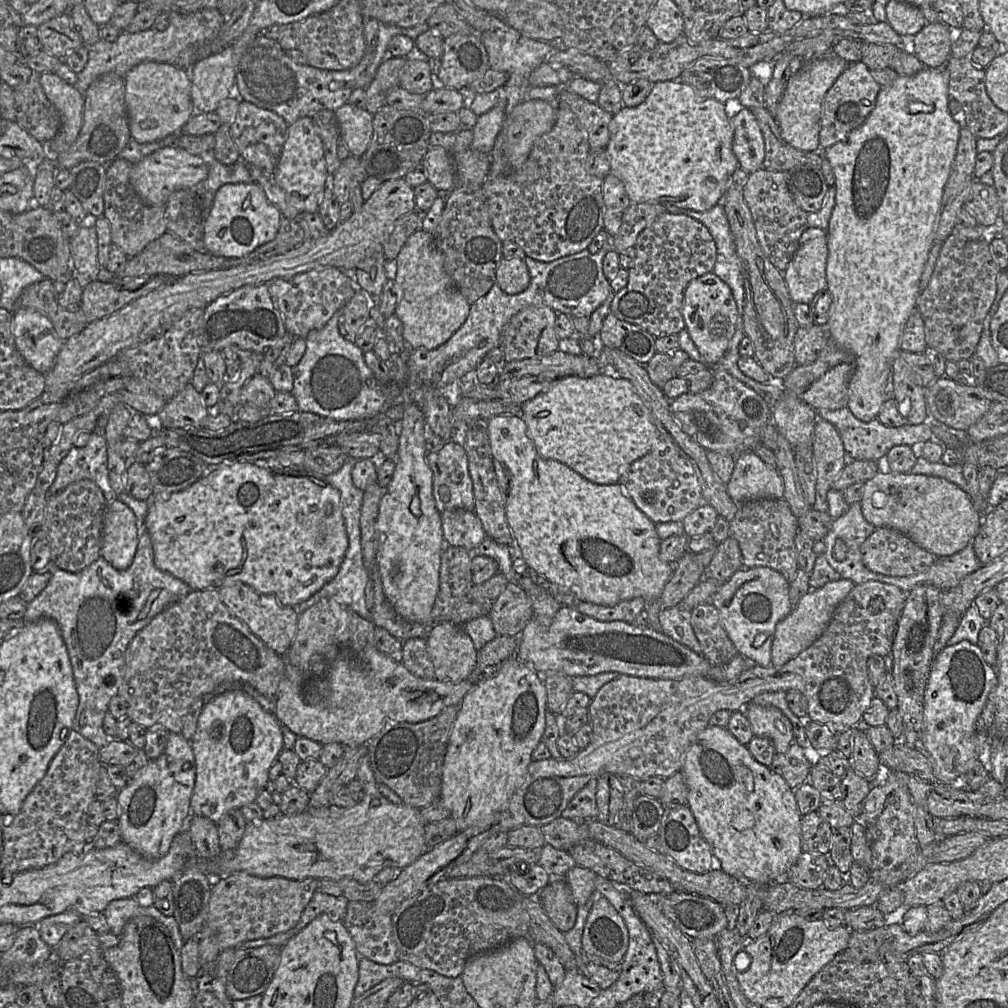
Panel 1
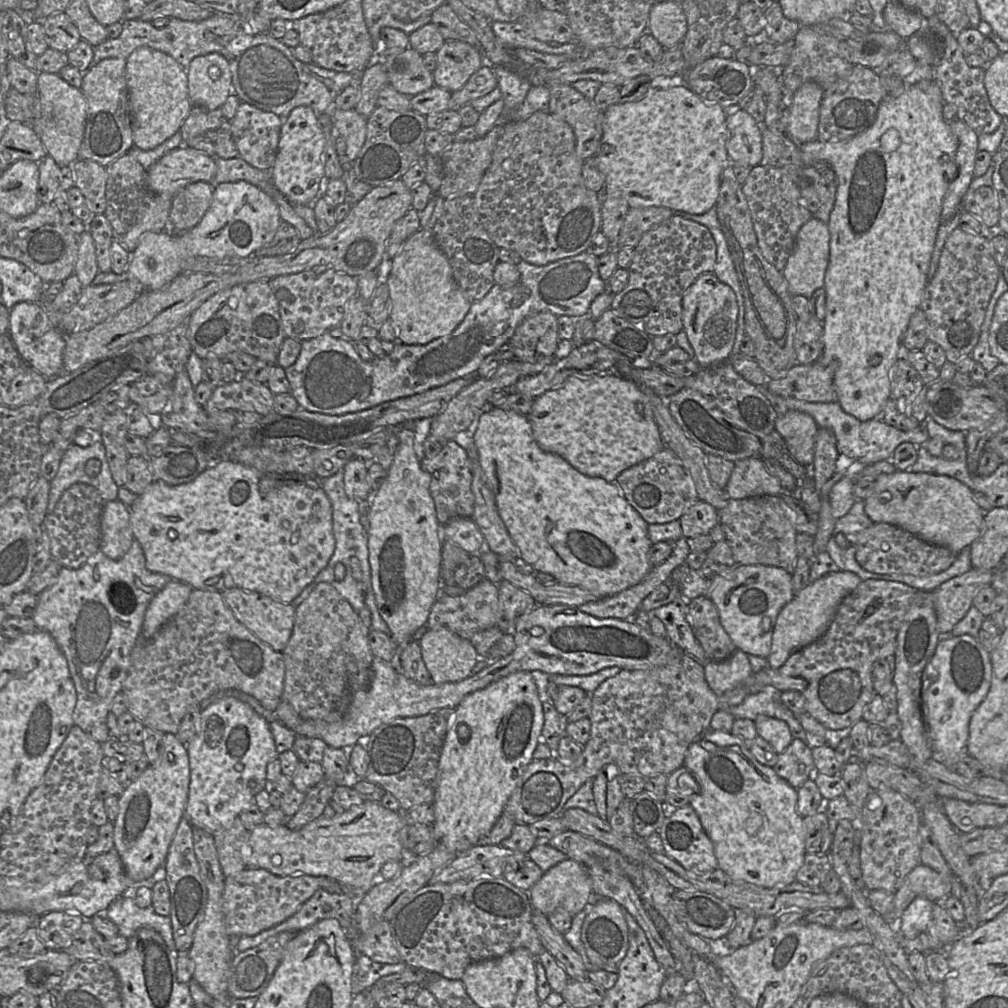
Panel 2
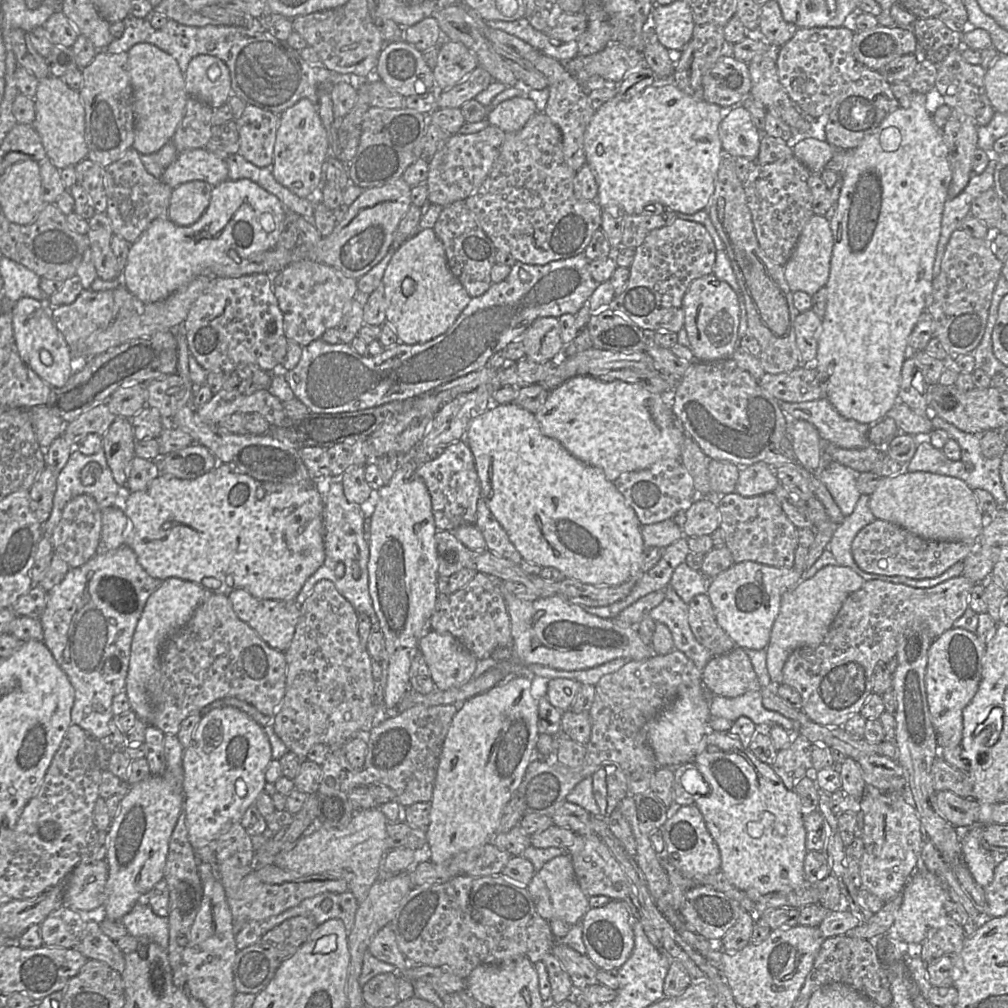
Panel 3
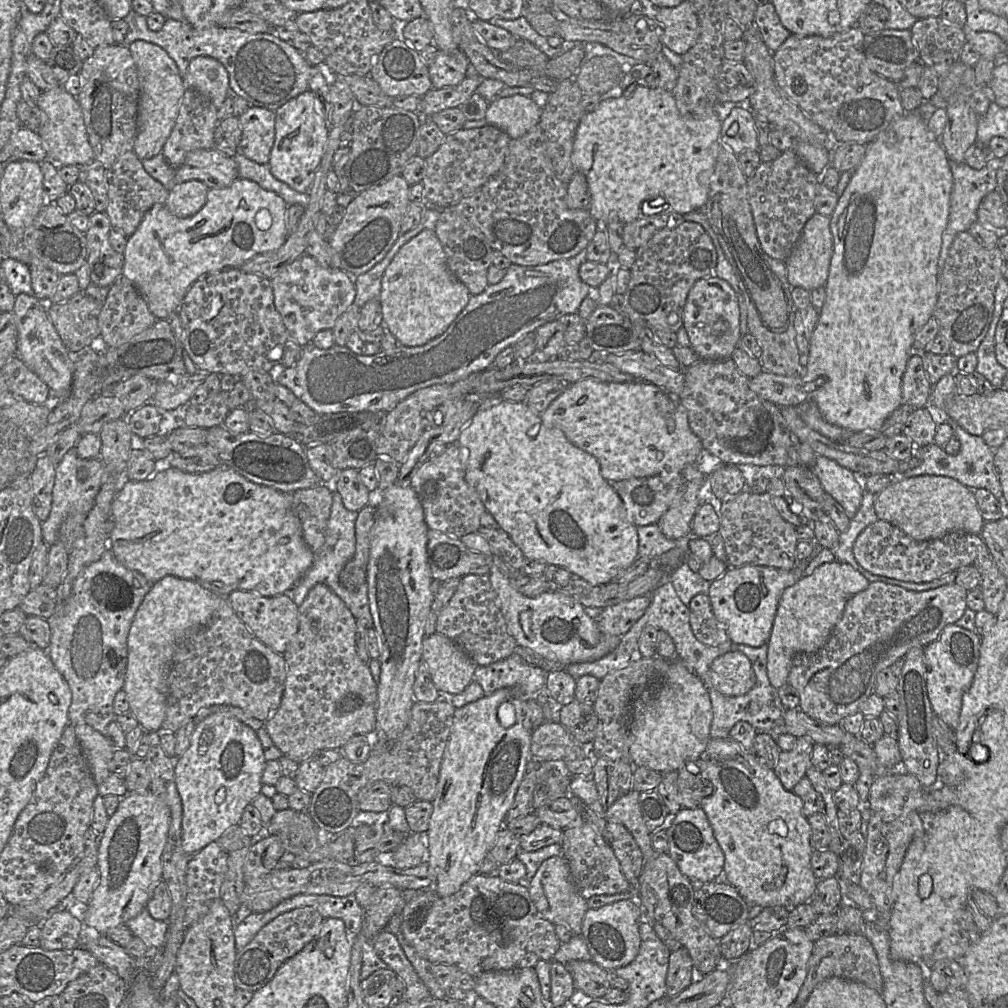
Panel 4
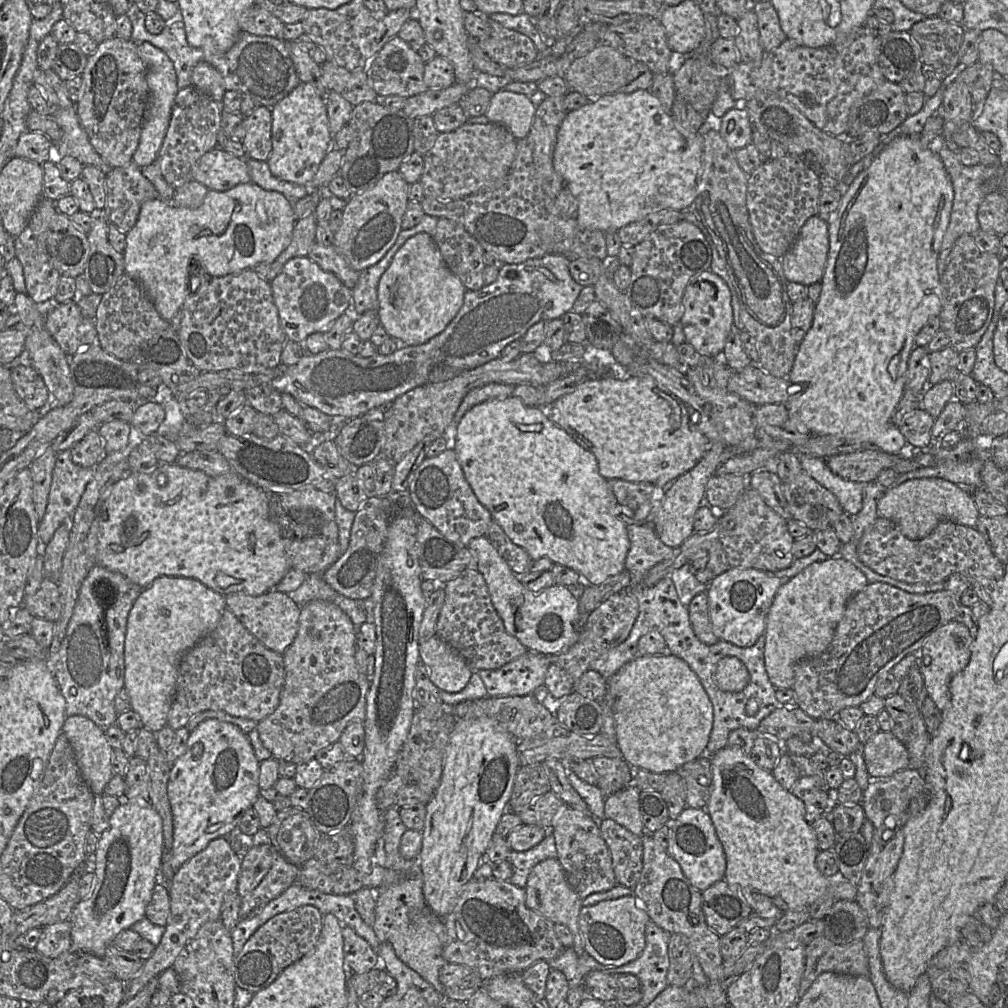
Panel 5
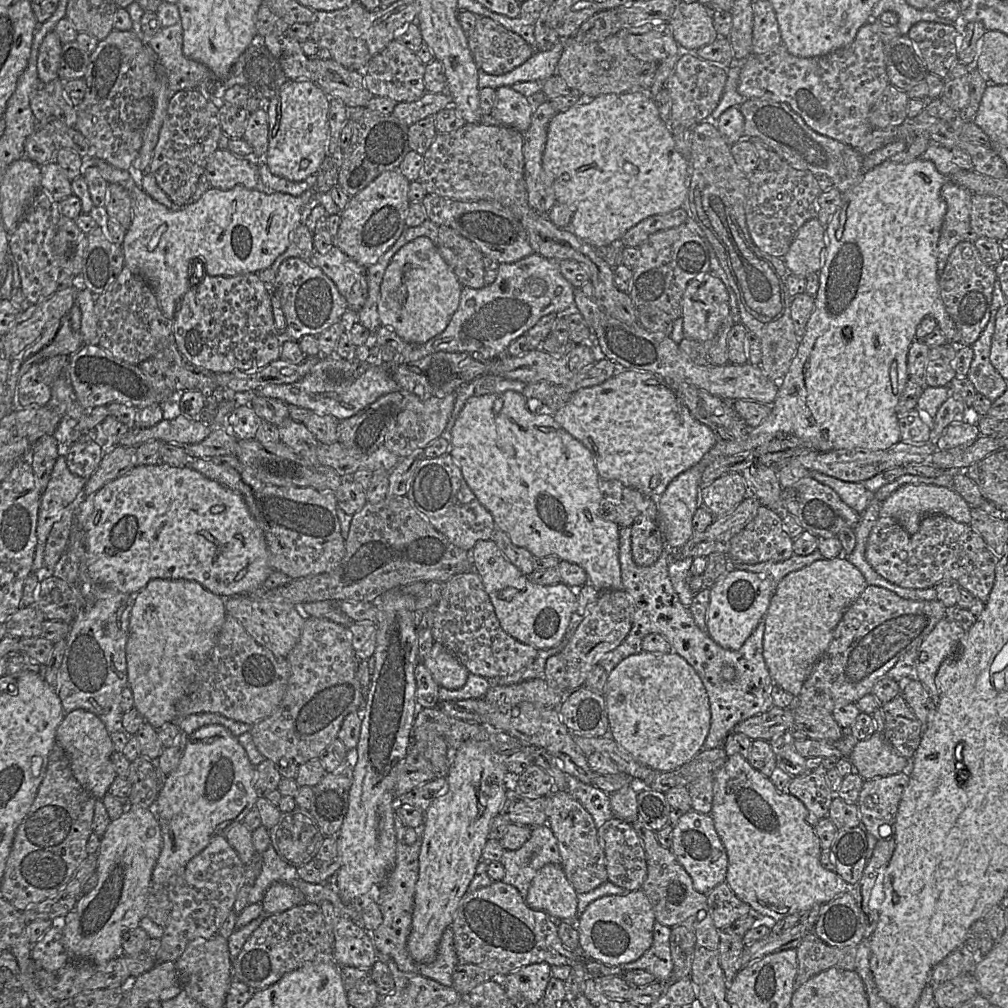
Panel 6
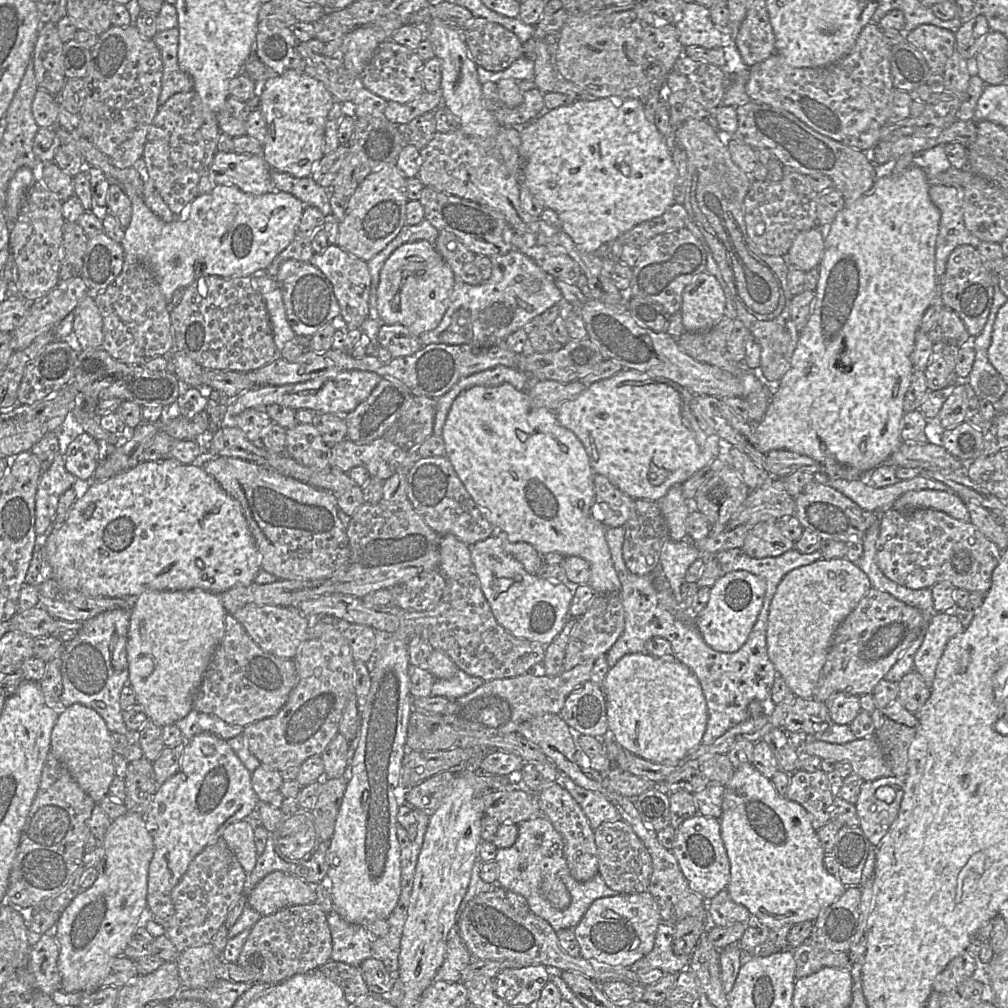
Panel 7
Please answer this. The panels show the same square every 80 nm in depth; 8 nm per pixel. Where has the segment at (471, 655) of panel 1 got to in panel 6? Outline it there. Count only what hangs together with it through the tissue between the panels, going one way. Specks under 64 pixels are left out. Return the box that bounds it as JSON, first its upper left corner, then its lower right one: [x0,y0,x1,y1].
[422,641,469,690]

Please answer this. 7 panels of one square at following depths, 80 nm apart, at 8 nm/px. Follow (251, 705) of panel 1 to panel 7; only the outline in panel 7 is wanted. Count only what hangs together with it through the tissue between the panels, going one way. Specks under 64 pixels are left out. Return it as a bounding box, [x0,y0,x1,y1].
[144,733,258,910]

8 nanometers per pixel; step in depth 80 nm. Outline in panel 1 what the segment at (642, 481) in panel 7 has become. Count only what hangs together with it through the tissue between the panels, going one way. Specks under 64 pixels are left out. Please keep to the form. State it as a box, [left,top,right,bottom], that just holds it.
[520,371,658,484]

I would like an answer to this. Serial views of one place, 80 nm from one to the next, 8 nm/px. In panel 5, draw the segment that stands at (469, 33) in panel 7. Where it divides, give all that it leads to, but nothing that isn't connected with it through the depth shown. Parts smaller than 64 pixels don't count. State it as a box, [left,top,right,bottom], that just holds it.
[477,17,540,68]

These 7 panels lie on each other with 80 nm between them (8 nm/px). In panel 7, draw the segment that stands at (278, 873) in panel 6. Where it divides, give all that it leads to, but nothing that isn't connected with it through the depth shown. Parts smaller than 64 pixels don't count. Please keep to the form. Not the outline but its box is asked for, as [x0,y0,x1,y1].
[243,832,295,895]

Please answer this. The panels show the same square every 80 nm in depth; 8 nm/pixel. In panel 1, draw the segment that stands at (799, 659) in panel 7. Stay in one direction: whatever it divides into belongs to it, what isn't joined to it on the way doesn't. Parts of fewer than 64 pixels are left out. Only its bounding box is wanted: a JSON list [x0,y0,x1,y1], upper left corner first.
[771,579,854,667]

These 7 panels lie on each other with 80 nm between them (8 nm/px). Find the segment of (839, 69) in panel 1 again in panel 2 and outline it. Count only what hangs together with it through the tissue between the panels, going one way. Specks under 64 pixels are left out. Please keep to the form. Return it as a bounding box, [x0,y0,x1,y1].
[783,82,823,145]

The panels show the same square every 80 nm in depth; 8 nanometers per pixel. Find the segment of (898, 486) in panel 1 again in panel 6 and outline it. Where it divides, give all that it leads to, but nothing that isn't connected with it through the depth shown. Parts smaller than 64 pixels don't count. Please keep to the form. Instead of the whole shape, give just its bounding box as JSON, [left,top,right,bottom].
[880,484,971,534]

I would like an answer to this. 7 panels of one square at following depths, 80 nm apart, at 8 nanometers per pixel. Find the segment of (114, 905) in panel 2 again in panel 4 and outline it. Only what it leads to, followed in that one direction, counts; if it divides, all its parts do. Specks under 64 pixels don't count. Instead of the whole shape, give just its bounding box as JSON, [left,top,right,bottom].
[125,908,168,950]

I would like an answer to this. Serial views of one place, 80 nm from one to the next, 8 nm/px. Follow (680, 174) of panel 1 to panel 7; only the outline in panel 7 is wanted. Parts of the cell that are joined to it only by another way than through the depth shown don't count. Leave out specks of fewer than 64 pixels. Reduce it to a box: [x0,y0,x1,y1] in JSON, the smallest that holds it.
[518,96,677,253]

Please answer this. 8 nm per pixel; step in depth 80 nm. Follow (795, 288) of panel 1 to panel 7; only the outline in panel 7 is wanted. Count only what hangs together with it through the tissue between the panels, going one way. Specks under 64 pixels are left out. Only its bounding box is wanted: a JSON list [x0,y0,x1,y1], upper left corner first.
[783,226,824,272]

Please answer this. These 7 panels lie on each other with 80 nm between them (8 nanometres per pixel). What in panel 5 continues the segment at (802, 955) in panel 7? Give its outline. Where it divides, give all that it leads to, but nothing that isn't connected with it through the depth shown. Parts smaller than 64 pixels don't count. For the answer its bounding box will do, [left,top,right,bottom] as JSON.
[796,936,869,1003]

